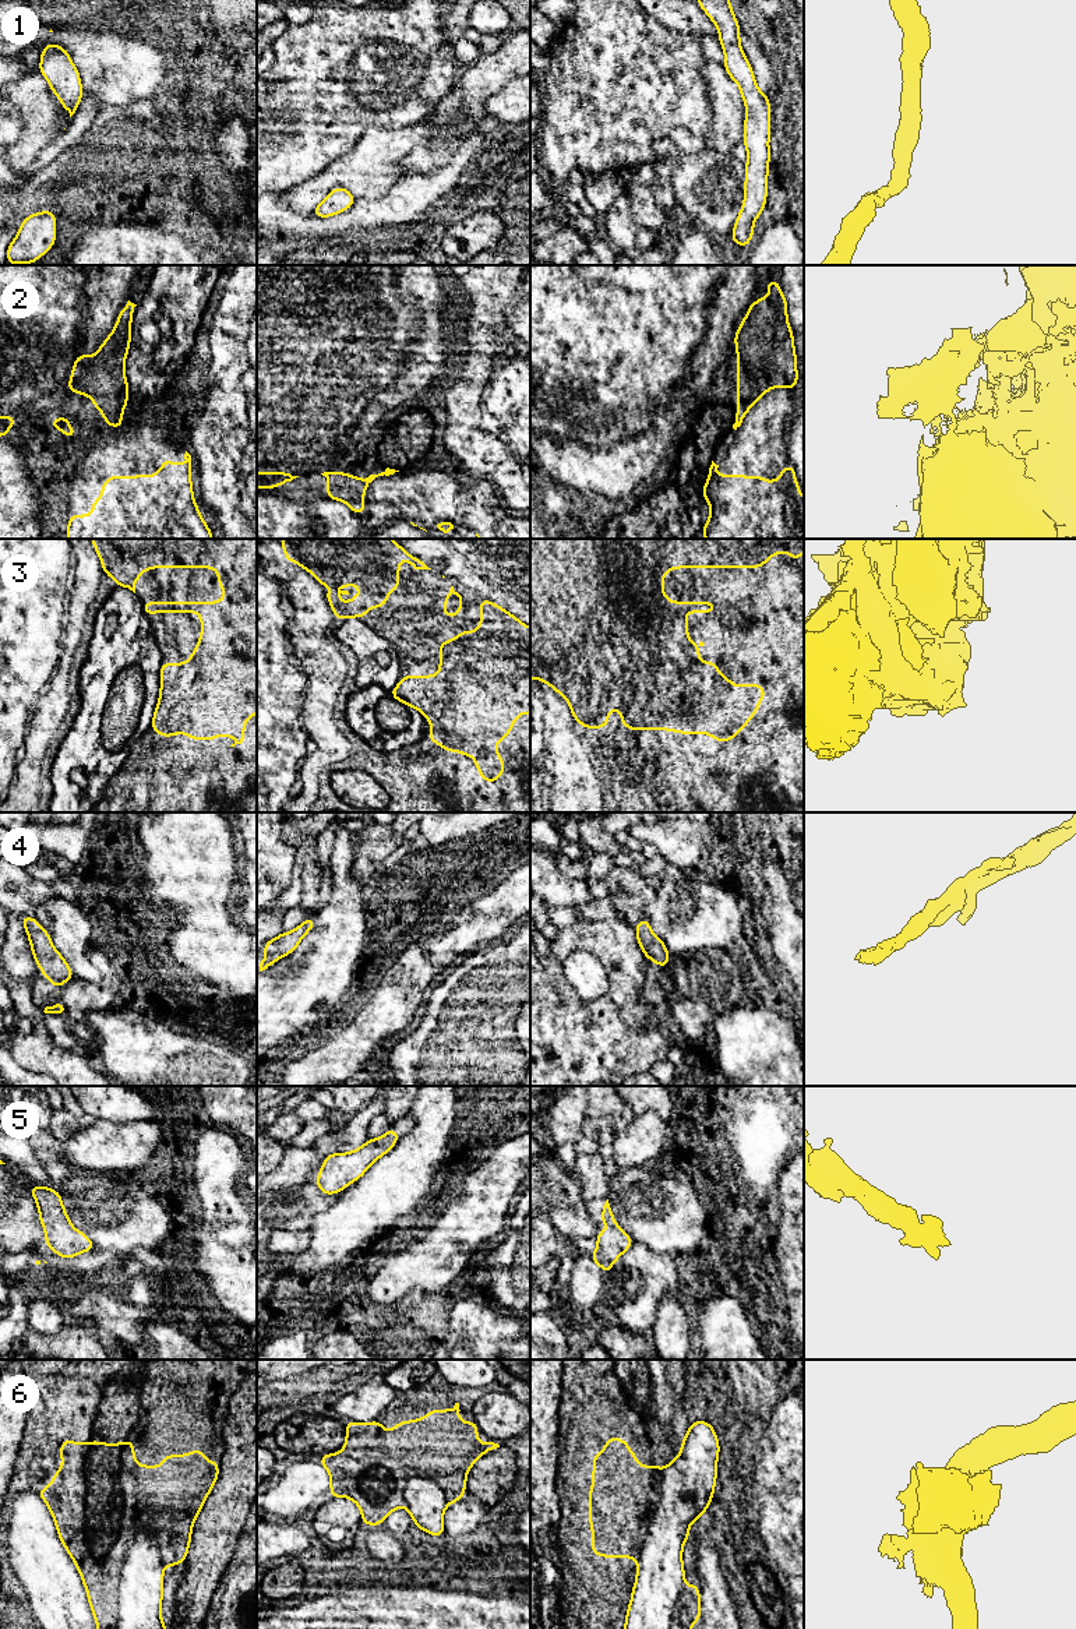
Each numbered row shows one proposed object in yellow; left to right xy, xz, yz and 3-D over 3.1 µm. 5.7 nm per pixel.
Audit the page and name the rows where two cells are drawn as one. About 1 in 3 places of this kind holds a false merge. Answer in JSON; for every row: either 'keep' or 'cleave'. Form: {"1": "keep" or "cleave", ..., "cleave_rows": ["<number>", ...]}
{"1": "keep", "2": "cleave", "3": "cleave", "4": "keep", "5": "keep", "6": "cleave", "cleave_rows": ["2", "3", "6"]}

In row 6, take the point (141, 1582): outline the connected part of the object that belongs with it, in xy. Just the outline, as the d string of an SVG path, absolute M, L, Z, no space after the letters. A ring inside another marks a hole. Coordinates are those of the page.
M151 1527L138 1528L138 1535L124 1559L119 1580L119 1609L116 1629L166 1629L160 1604L163 1598L163 1563Z

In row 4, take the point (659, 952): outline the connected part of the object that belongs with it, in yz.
M643 917L635 925L635 931L643 958L648 955L649 962L655 962L663 969L666 969L670 960L670 953L662 938L652 934L649 920Z

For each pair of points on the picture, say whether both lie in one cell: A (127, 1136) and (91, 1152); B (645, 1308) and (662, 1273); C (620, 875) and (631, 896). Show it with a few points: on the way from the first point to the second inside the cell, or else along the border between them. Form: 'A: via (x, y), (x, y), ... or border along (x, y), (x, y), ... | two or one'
A: via (119, 1145), (116, 1148), (99, 1148) | one
B: via (645, 1300), (645, 1293), (653, 1282) | one
C: via (621, 881), (628, 891) | one

